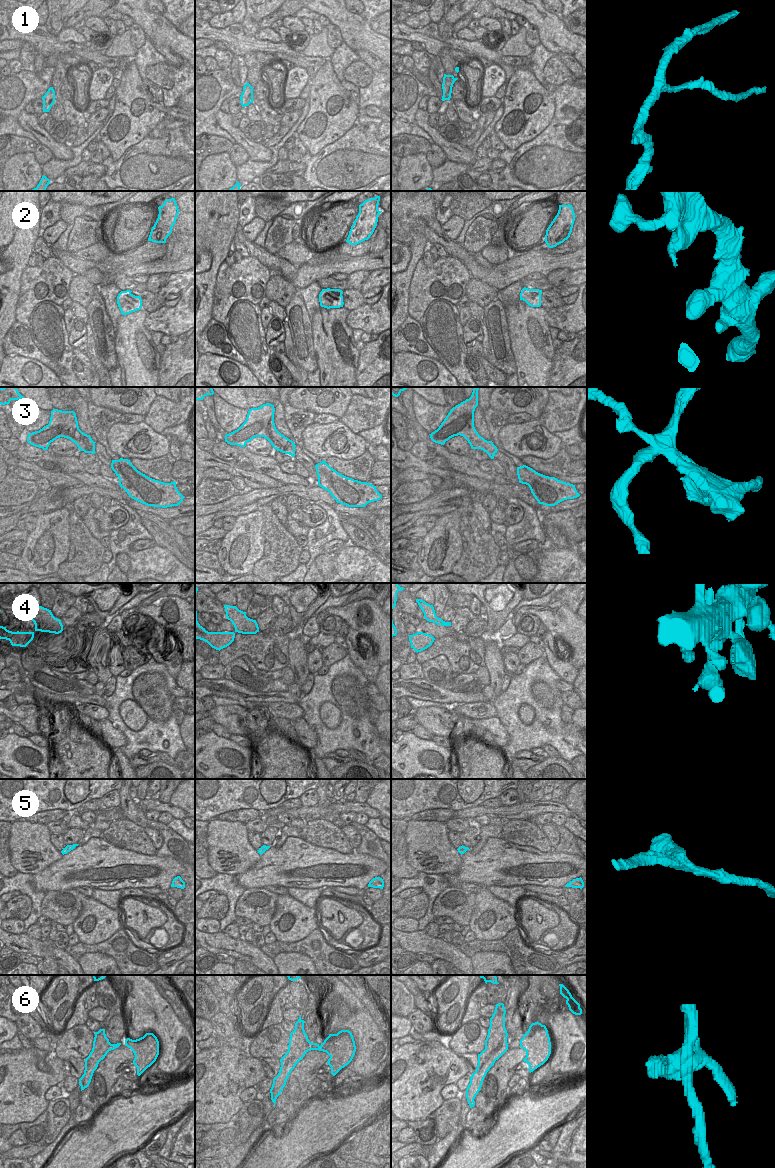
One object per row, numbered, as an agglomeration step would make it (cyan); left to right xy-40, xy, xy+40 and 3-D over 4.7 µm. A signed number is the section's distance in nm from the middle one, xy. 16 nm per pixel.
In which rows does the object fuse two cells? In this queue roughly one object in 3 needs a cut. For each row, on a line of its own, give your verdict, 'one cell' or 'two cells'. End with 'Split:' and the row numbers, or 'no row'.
1: one cell
2: one cell
3: two cells
4: one cell
5: one cell
6: two cells
Split: 3, 6

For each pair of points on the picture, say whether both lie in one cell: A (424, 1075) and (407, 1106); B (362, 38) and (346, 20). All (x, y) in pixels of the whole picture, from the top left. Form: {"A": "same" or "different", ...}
{"A": "same", "B": "same"}

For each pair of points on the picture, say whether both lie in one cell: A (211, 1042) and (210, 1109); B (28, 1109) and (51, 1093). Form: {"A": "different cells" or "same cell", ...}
{"A": "different cells", "B": "different cells"}

